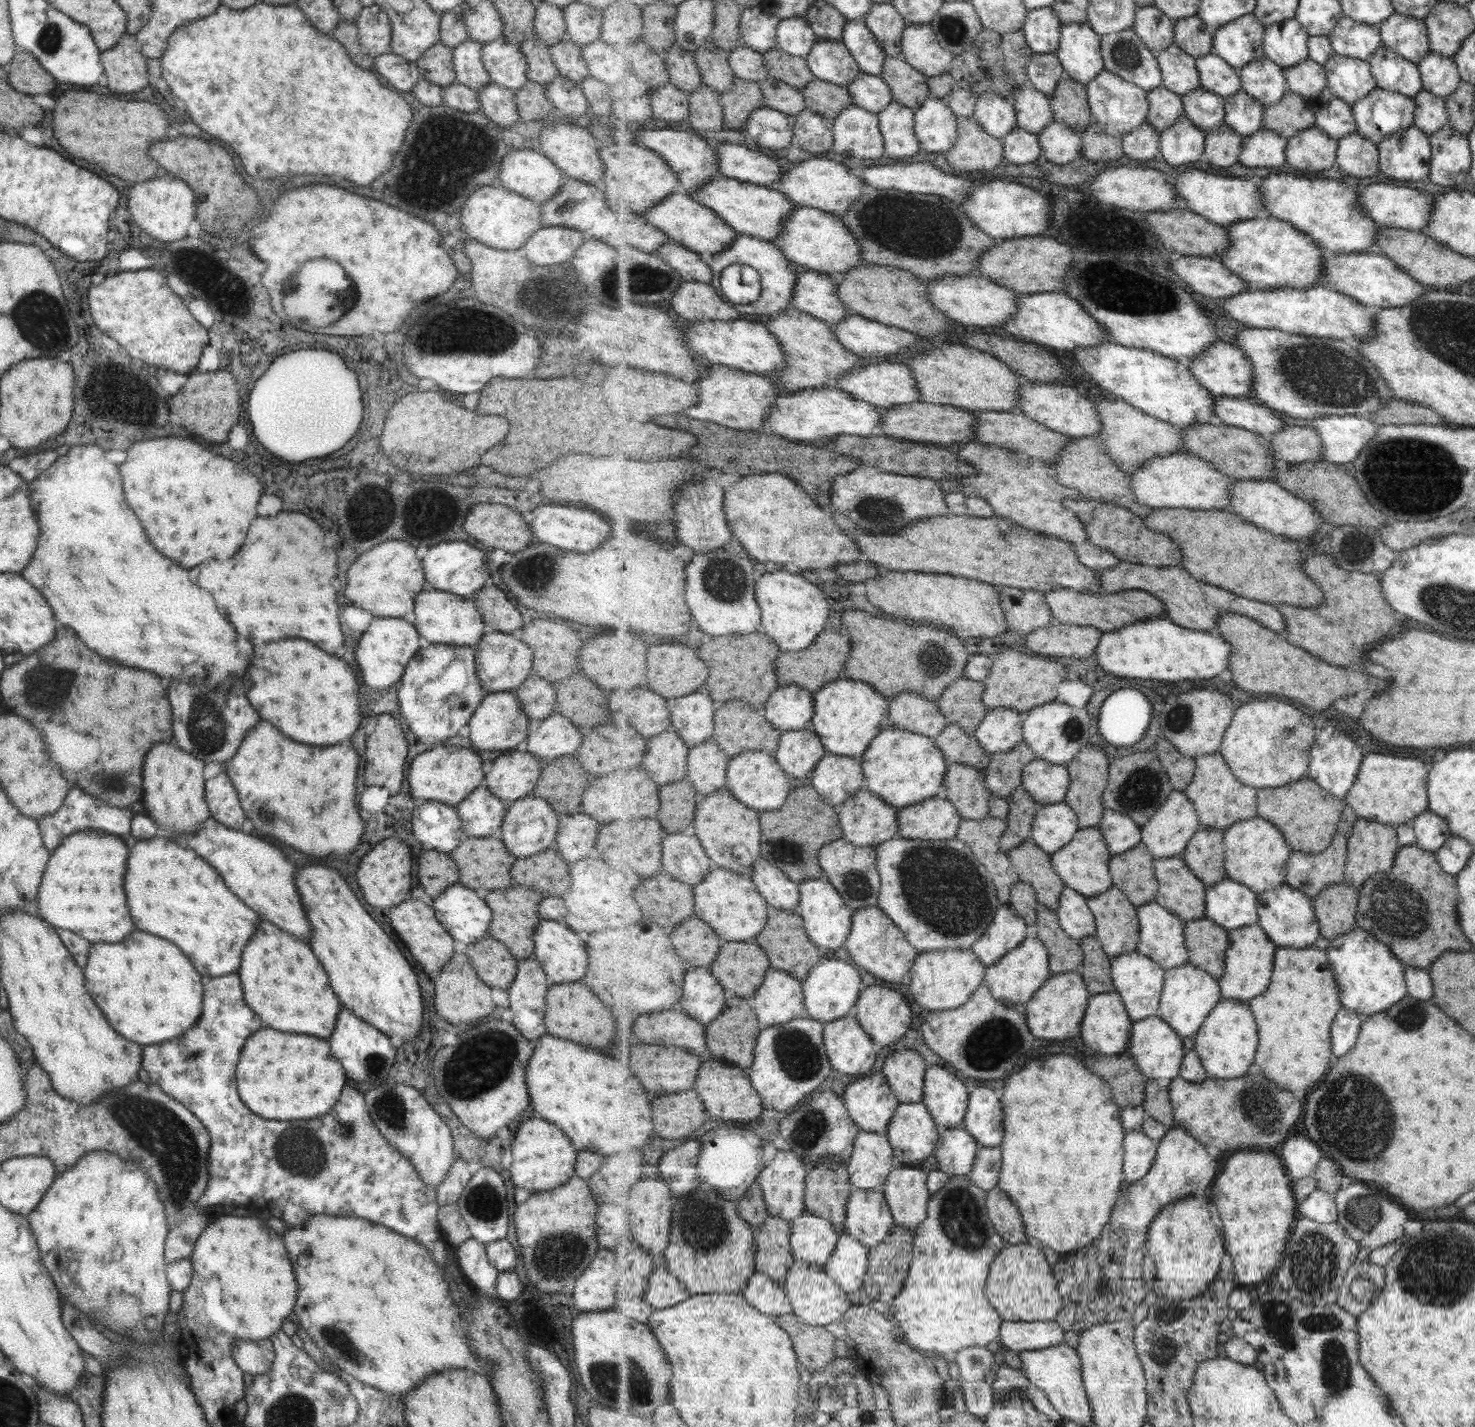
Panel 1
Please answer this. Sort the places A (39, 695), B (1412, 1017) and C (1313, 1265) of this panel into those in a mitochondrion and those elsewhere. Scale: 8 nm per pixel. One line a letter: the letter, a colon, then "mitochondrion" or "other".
A: mitochondrion
B: mitochondrion
C: mitochondrion

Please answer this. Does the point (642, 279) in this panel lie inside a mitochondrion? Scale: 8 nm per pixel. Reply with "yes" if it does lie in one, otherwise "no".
yes

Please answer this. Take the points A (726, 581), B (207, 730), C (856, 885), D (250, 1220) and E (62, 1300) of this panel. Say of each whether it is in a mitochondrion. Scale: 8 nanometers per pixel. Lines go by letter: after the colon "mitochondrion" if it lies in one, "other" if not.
A: mitochondrion
B: mitochondrion
C: mitochondrion
D: other
E: other

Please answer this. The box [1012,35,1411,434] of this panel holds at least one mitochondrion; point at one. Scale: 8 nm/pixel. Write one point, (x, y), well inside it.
(1320, 374)

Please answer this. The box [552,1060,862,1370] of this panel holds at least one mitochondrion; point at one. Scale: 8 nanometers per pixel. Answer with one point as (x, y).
(704, 1230)

